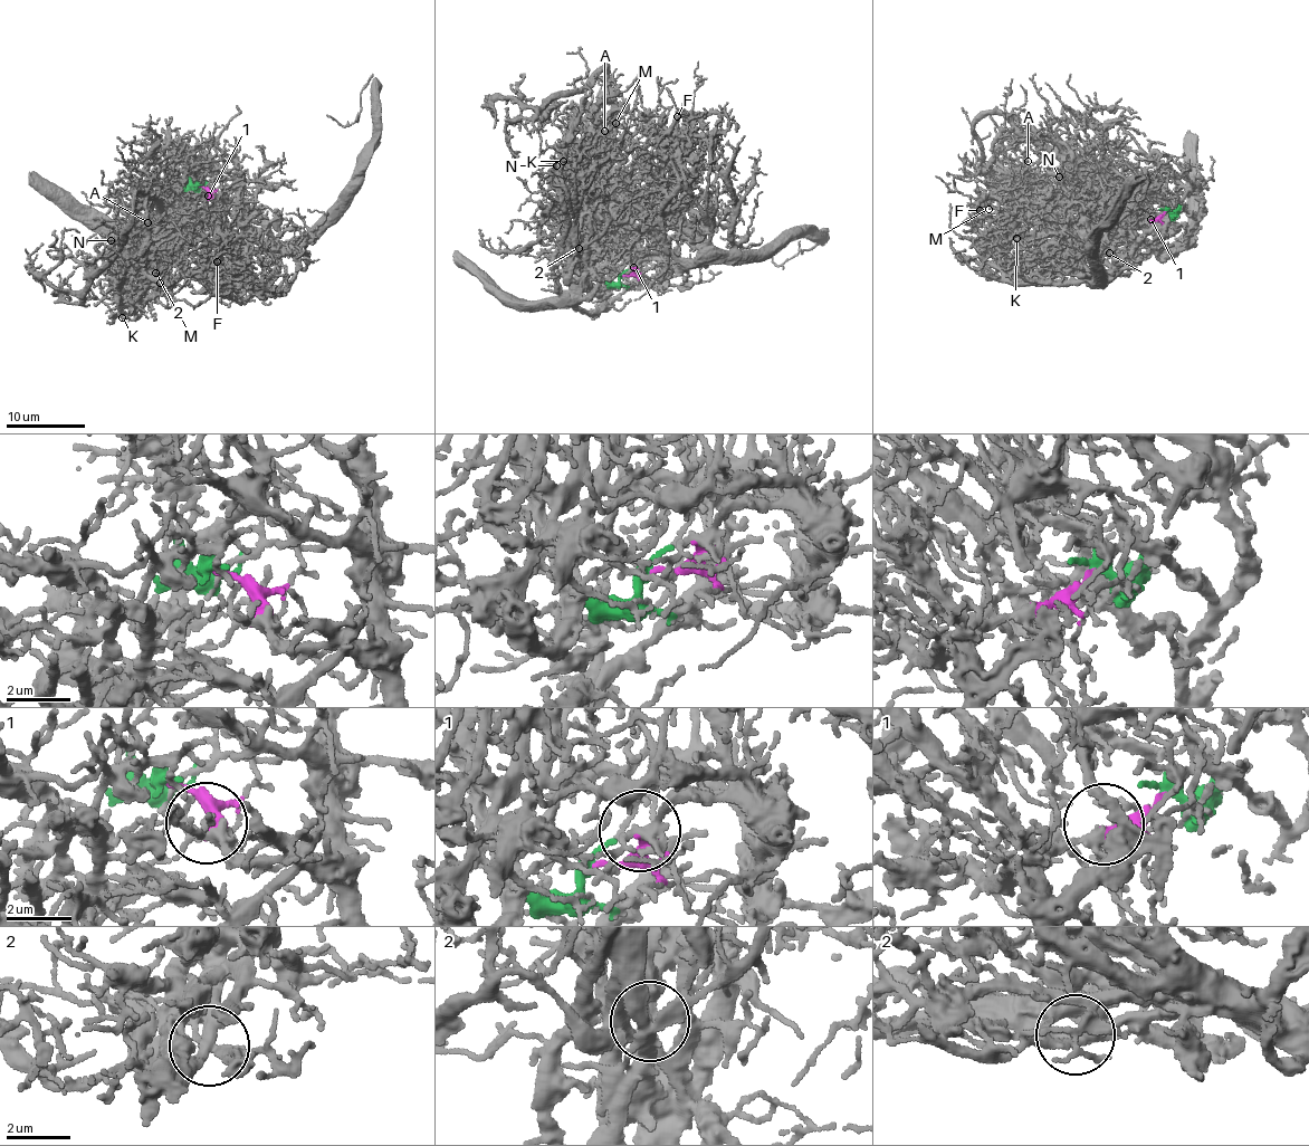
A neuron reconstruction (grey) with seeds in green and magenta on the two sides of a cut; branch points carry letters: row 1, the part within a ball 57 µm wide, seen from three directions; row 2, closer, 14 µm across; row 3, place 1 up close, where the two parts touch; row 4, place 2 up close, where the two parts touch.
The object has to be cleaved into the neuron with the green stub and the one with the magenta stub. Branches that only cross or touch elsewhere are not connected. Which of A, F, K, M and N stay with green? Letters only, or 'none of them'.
A, K, M, N

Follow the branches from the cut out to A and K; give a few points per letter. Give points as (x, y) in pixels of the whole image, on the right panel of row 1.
A: (1164, 211), (1173, 213), (1176, 230), (1152, 242), (1109, 229), (1076, 203), (1042, 194), (1024, 171), (1026, 161)
K: (1164, 211), (1172, 213), (1176, 230), (1149, 245), (1134, 244), (1107, 254), (1063, 248), (1026, 254), (1015, 239)

